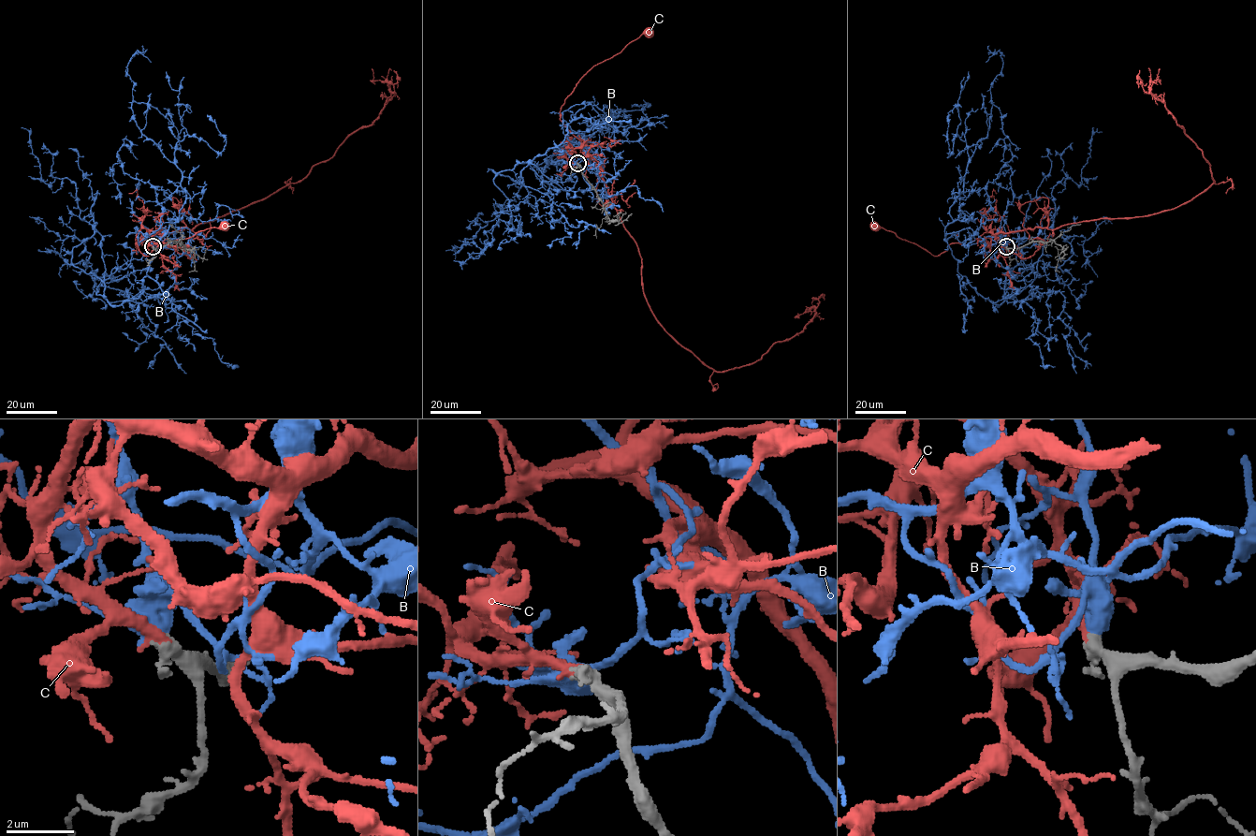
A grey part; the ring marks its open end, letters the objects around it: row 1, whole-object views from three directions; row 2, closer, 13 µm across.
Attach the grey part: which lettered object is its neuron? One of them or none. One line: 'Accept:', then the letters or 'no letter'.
Accept: C

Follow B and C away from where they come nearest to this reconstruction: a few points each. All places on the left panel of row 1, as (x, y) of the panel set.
B: (153, 246), (138, 233), (160, 247), (138, 298), (96, 294), (102, 235), (21, 127)
C: (153, 246), (144, 235), (153, 230), (157, 232), (138, 244), (136, 242), (148, 256), (159, 245), (226, 226)

